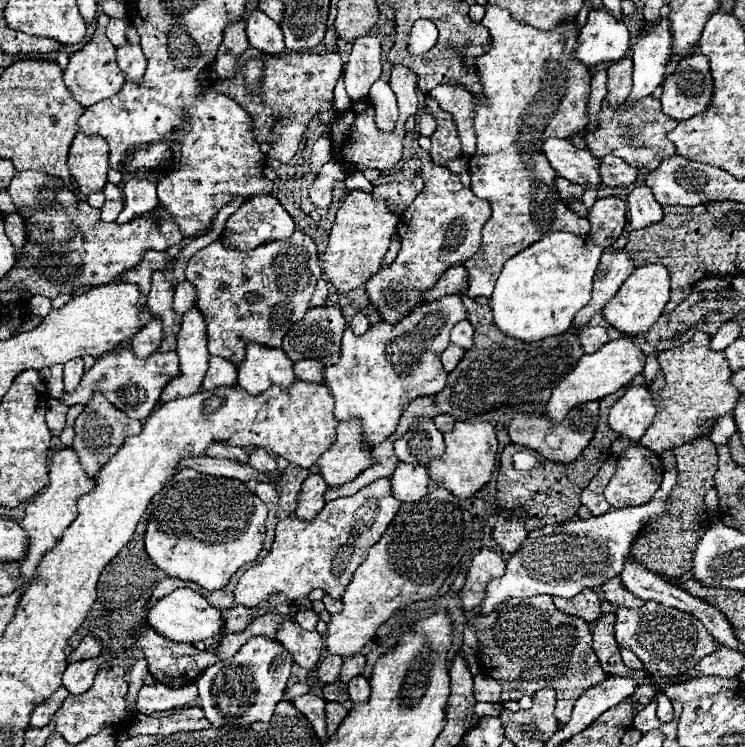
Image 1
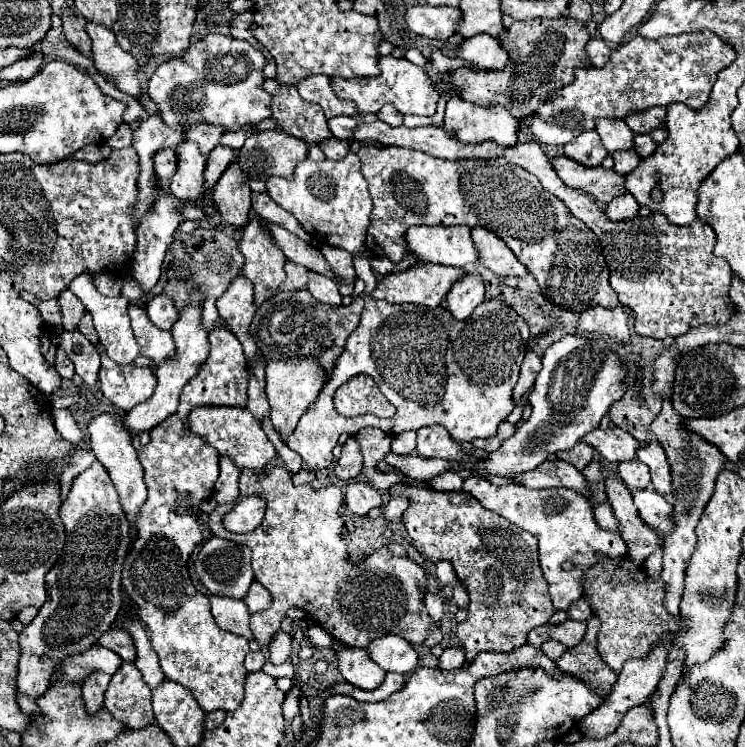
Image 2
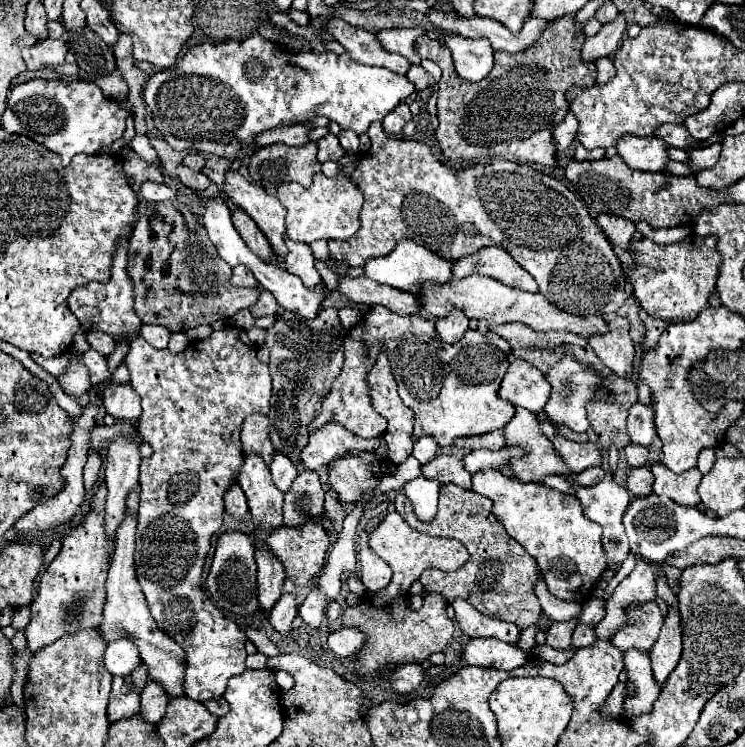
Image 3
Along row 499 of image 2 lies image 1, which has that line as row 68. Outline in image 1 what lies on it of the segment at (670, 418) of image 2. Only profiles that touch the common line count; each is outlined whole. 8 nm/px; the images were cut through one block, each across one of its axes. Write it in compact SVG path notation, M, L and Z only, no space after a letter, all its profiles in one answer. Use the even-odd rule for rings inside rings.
M694 54L678 62L662 86L662 112L674 120L692 118L710 106L714 80L706 56Z

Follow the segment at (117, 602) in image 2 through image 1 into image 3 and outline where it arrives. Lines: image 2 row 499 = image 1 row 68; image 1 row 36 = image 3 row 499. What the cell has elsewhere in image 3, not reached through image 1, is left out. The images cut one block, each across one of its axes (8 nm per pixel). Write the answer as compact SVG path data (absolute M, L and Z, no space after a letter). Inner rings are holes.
M104 480L98 486L98 492L92 498L90 510L84 516L84 522L76 528L72 528L68 532L68 536L64 536L62 540L62 550L60 554L54 558L54 562L48 566L48 570L44 572L40 586L38 586L38 594L32 602L32 620L30 626L26 626L24 634L28 640L28 650L32 654L36 654L38 650L42 650L44 646L56 642L60 636L66 634L76 634L80 630L88 630L88 628L98 628L102 624L102 612L104 612L104 604L106 604L106 574L108 574L108 536L104 532L104 508L106 508L106 484Z

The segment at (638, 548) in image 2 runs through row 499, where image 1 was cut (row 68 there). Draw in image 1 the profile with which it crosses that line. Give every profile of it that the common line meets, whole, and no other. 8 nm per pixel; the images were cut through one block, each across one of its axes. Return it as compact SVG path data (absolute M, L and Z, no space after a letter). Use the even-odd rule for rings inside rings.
M624 58L608 68L608 94L610 106L620 106L632 88L632 58Z

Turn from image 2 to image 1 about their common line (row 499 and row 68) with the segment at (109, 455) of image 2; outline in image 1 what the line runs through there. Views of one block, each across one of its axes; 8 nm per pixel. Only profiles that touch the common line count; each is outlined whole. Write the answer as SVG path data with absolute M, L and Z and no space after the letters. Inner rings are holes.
M126 42L126 44L118 46L116 62L118 62L120 70L126 74L128 82L140 82L144 78L146 56L144 56L144 52L142 52L142 48L138 44Z

